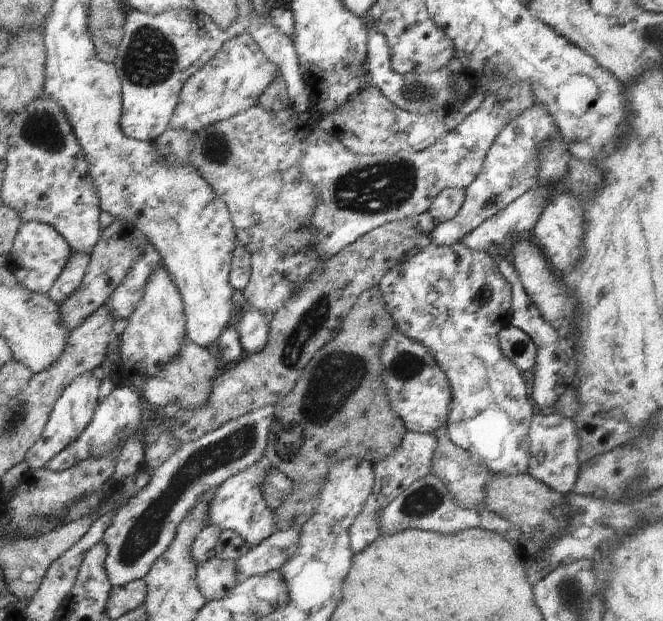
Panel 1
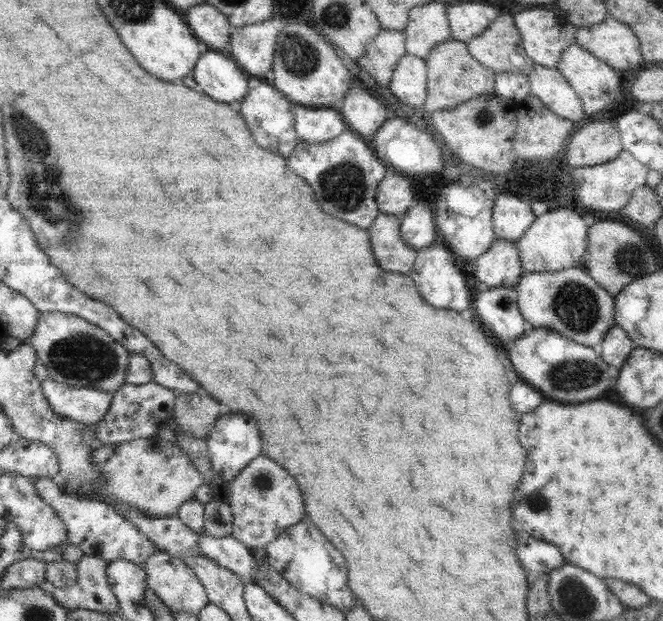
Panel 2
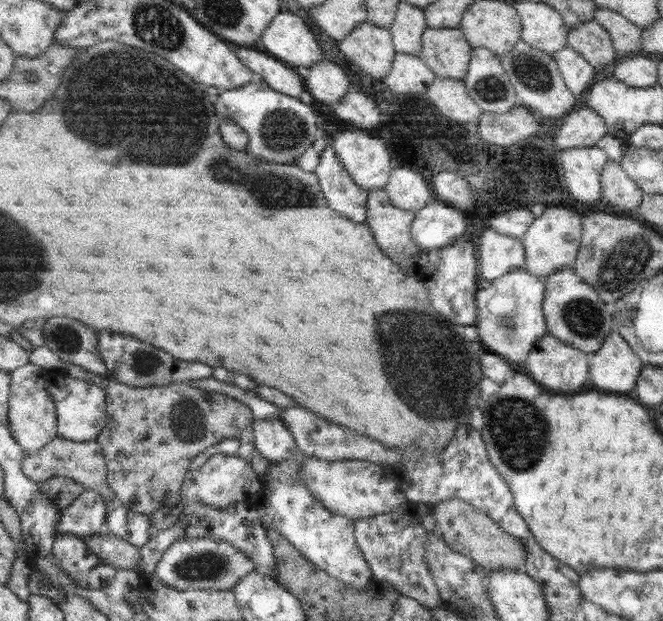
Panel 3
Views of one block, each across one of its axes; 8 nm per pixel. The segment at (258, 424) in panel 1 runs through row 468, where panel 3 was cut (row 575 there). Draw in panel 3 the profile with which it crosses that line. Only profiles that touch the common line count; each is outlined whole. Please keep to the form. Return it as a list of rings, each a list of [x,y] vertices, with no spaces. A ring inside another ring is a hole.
[[[191,538],[174,542],[158,562],[155,575],[167,586],[179,590],[234,590],[238,582],[255,571],[255,563],[226,540]]]

